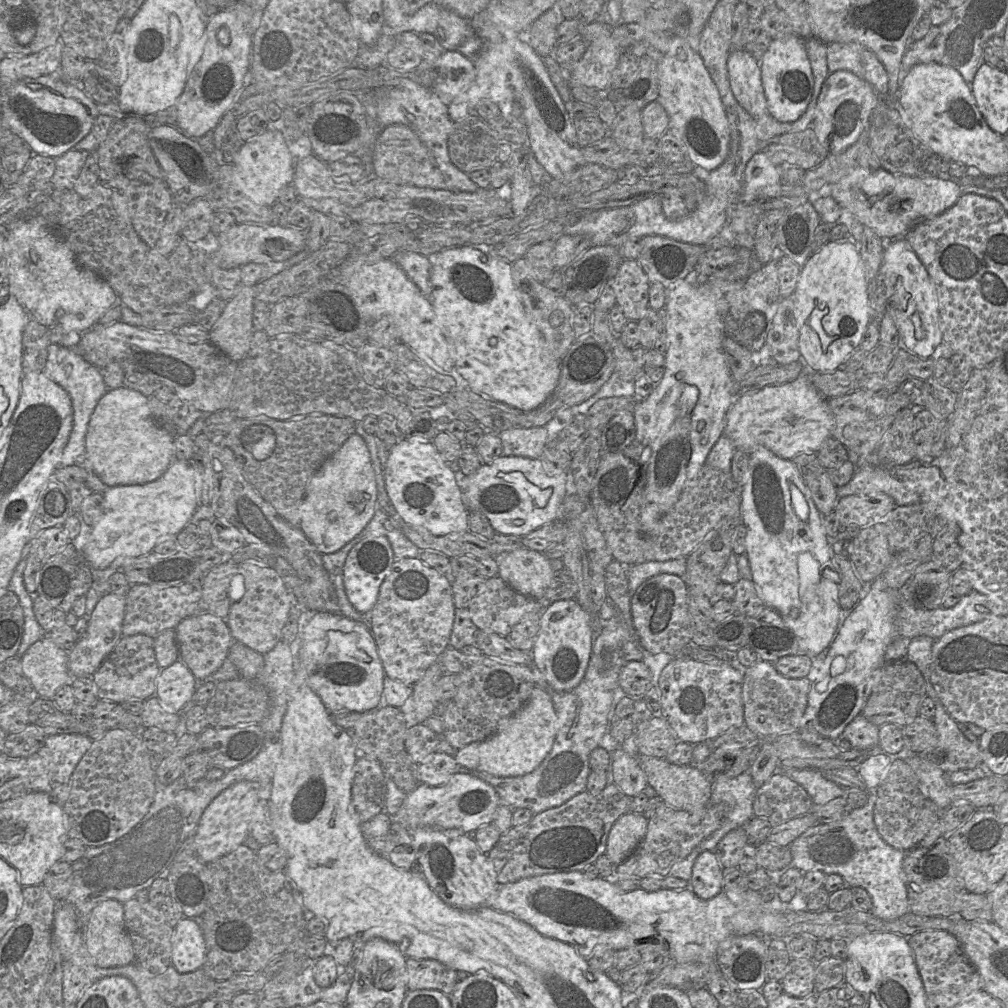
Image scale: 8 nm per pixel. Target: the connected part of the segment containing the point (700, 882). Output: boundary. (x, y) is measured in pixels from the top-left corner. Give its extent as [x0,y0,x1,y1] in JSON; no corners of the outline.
[689,851,723,899]

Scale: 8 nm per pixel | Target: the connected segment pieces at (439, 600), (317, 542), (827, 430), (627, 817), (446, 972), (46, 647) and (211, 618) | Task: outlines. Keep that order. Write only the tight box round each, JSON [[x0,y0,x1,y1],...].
[[365,558,455,686],[299,433,376,554],[723,376,832,460],[605,813,648,864],[406,959,465,996],[21,637,70,699],[174,614,234,681]]

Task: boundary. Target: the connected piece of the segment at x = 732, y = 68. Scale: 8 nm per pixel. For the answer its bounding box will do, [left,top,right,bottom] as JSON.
[727,48,768,116]

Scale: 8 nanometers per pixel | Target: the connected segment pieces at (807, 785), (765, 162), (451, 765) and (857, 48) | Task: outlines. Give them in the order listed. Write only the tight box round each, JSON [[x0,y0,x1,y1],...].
[[777,768,846,805],[741,151,781,201],[417,751,457,786],[826,42,889,97]]

